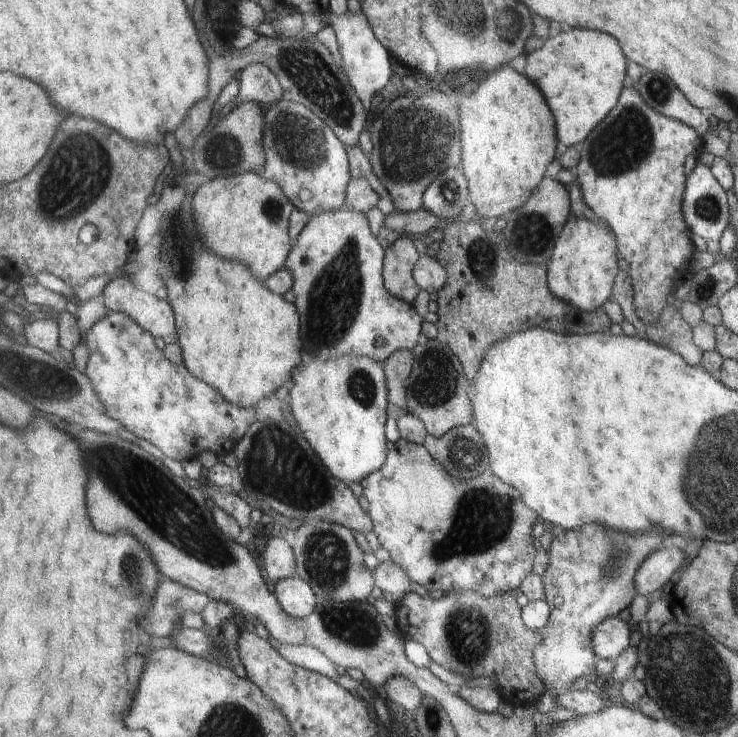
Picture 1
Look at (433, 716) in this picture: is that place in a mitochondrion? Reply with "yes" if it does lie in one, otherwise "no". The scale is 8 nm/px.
yes

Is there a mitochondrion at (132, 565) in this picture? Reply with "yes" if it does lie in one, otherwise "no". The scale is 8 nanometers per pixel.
yes

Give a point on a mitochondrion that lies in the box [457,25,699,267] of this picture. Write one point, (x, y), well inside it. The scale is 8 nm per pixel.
(628, 141)

